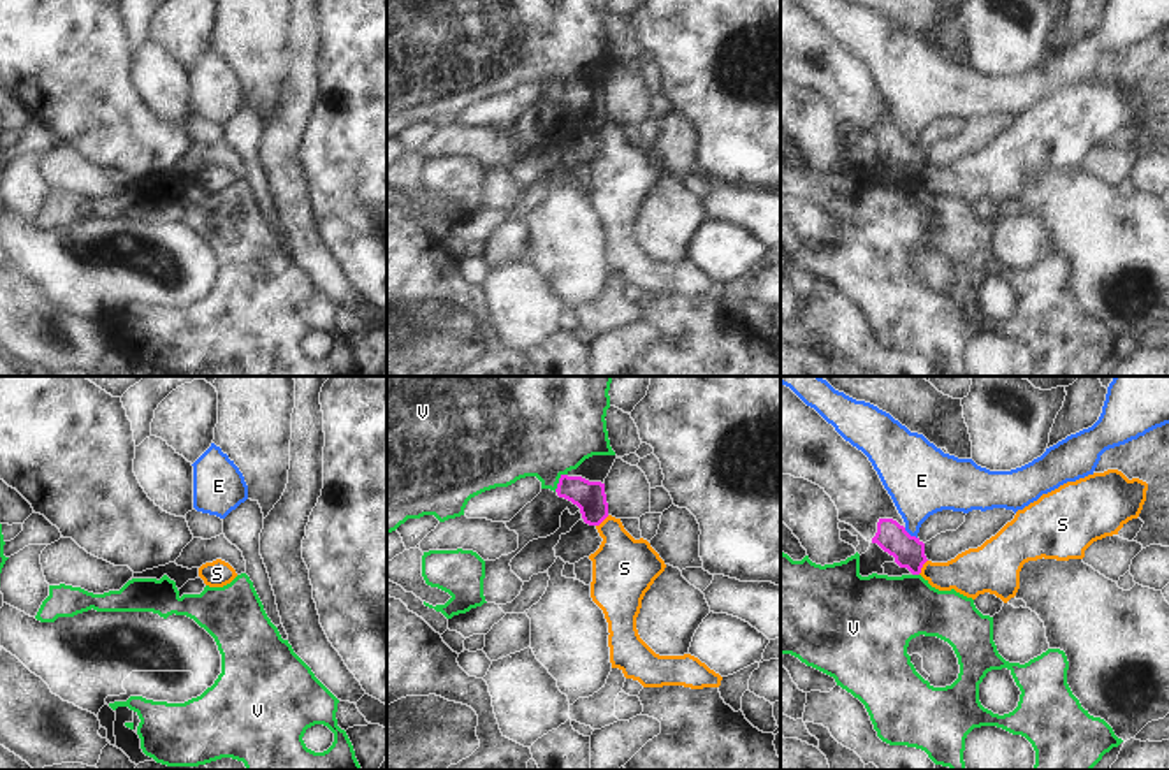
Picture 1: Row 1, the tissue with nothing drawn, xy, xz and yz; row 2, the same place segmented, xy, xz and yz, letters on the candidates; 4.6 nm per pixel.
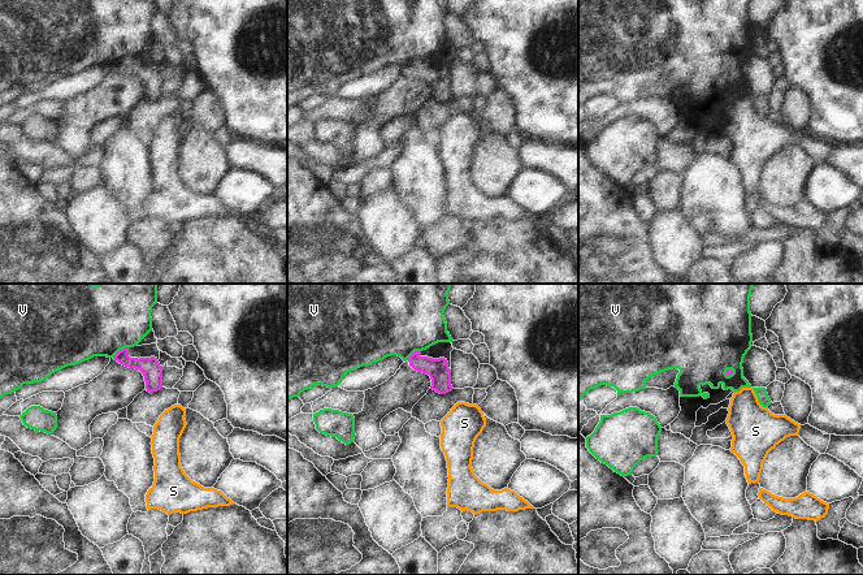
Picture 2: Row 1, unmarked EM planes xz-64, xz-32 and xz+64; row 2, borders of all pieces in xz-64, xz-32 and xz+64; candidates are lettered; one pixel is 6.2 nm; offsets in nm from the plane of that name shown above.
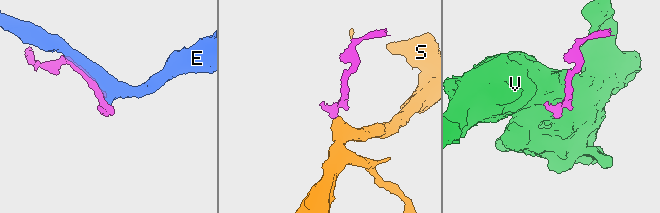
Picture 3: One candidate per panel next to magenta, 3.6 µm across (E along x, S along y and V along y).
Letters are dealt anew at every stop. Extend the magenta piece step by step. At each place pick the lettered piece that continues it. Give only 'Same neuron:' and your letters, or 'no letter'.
Same neuron: no letter

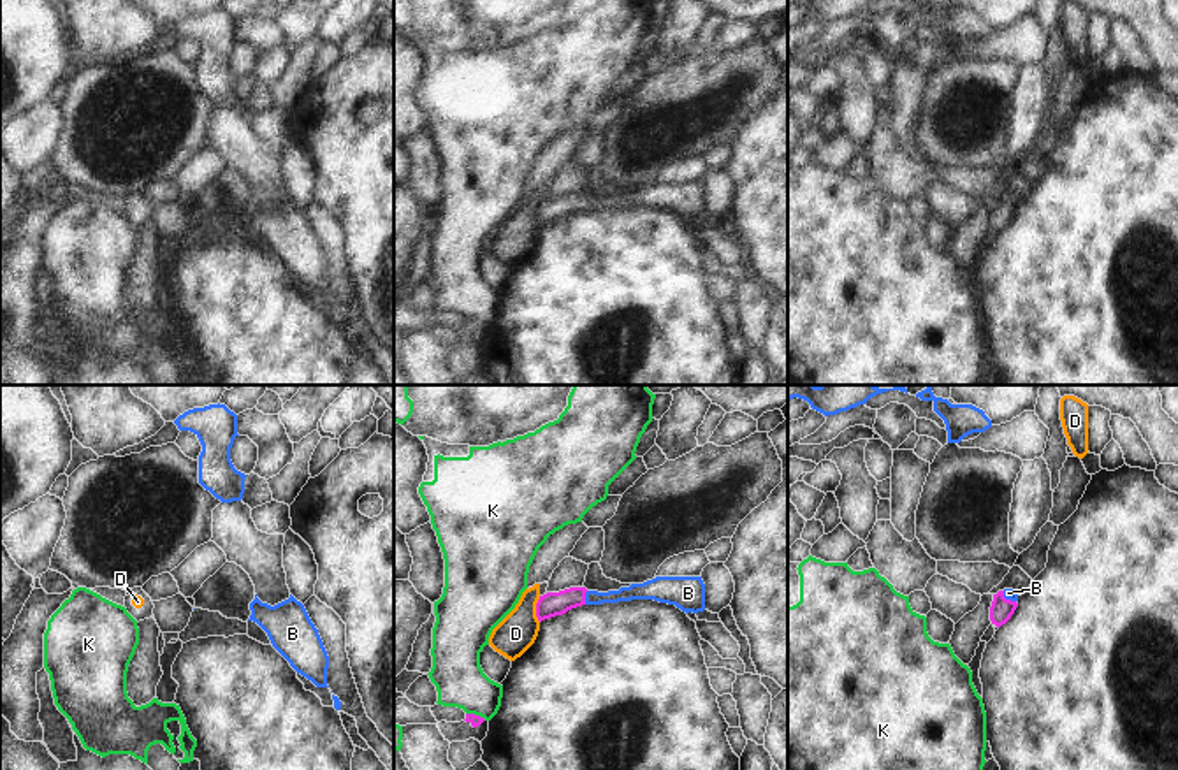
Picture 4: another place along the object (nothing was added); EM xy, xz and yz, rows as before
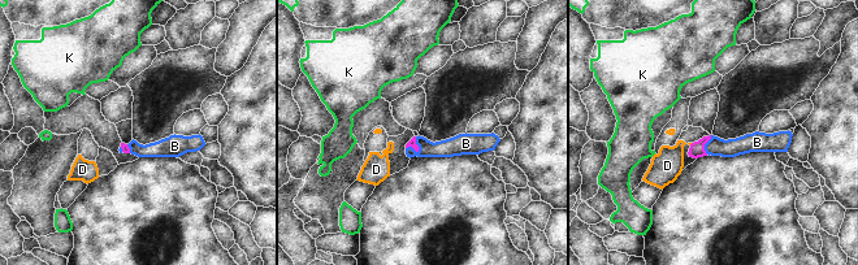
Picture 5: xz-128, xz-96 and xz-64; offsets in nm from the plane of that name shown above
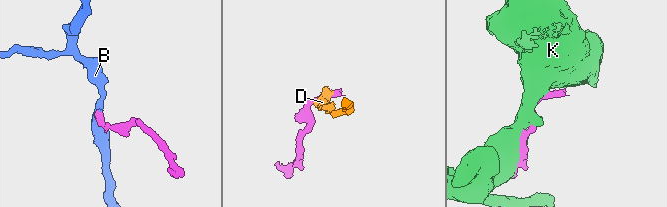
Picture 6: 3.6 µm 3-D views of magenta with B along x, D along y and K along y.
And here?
Same neuron: B

